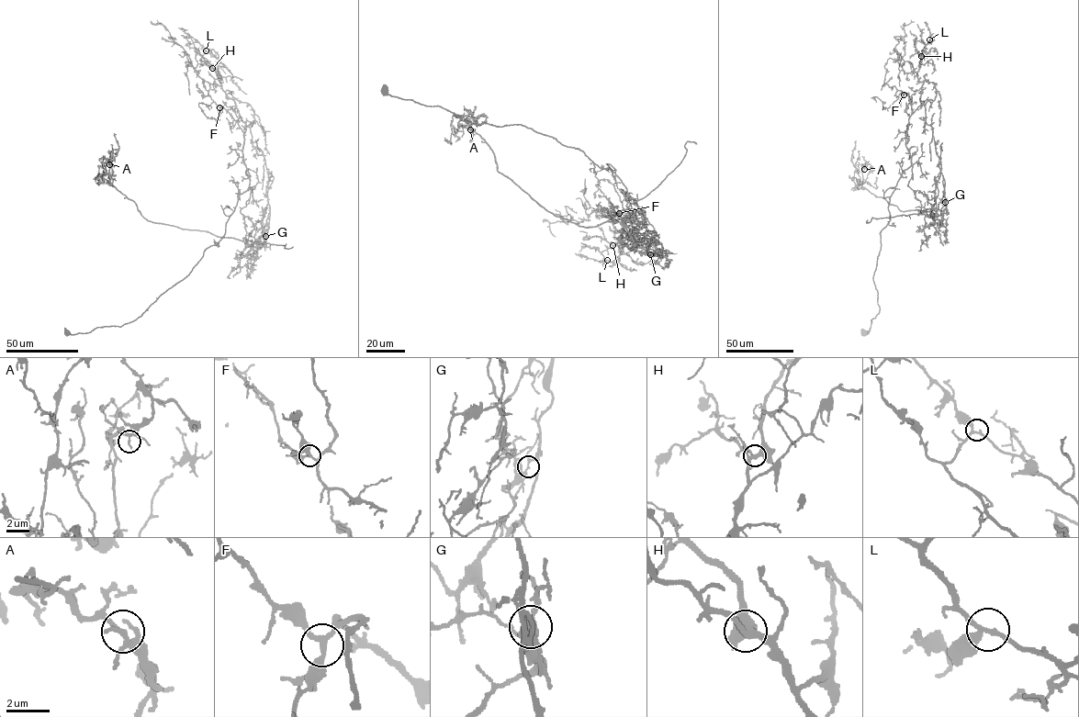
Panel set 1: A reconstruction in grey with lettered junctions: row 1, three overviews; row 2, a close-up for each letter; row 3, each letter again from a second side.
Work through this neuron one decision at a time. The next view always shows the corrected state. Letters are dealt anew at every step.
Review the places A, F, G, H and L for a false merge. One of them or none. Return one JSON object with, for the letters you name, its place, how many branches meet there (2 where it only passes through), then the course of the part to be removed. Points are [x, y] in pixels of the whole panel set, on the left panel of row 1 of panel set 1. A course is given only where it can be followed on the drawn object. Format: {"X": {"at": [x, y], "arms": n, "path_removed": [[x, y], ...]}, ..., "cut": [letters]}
{"G": {"at": [265, 236], "arms": 3, "path_removed": [[265, 236], [258, 248], [206, 230], [150, 221], [104, 179], [104, 173], [97, 177], [99, 185], [98, 173]]}, "cut": ["G"]}

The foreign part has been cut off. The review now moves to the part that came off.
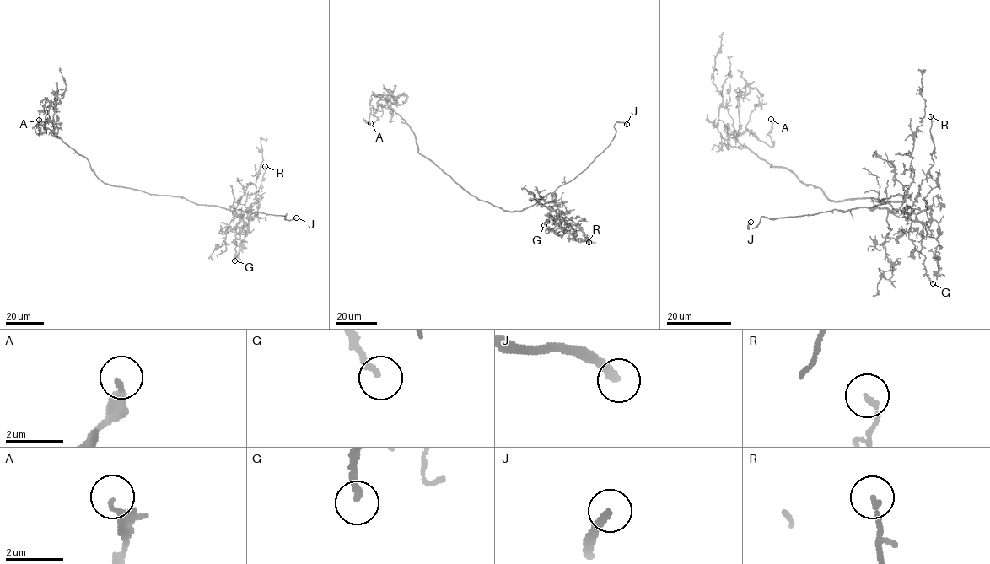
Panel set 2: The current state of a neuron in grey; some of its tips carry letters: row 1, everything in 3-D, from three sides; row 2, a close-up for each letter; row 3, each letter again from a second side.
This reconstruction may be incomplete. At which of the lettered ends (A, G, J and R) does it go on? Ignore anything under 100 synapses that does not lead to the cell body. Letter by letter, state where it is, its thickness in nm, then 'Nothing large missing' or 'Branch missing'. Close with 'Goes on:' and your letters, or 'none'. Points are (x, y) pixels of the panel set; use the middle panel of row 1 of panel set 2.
A: Place: (370, 123). Thickness 240 nm. Nothing large missing
G: Place: (544, 225). Thickness 200 nm. Nothing large missing
J: Place: (626, 124). Thickness 220 nm. Branch missing
R: Place: (589, 242). Thickness 170 nm. Nothing large missing
Goes on: J

